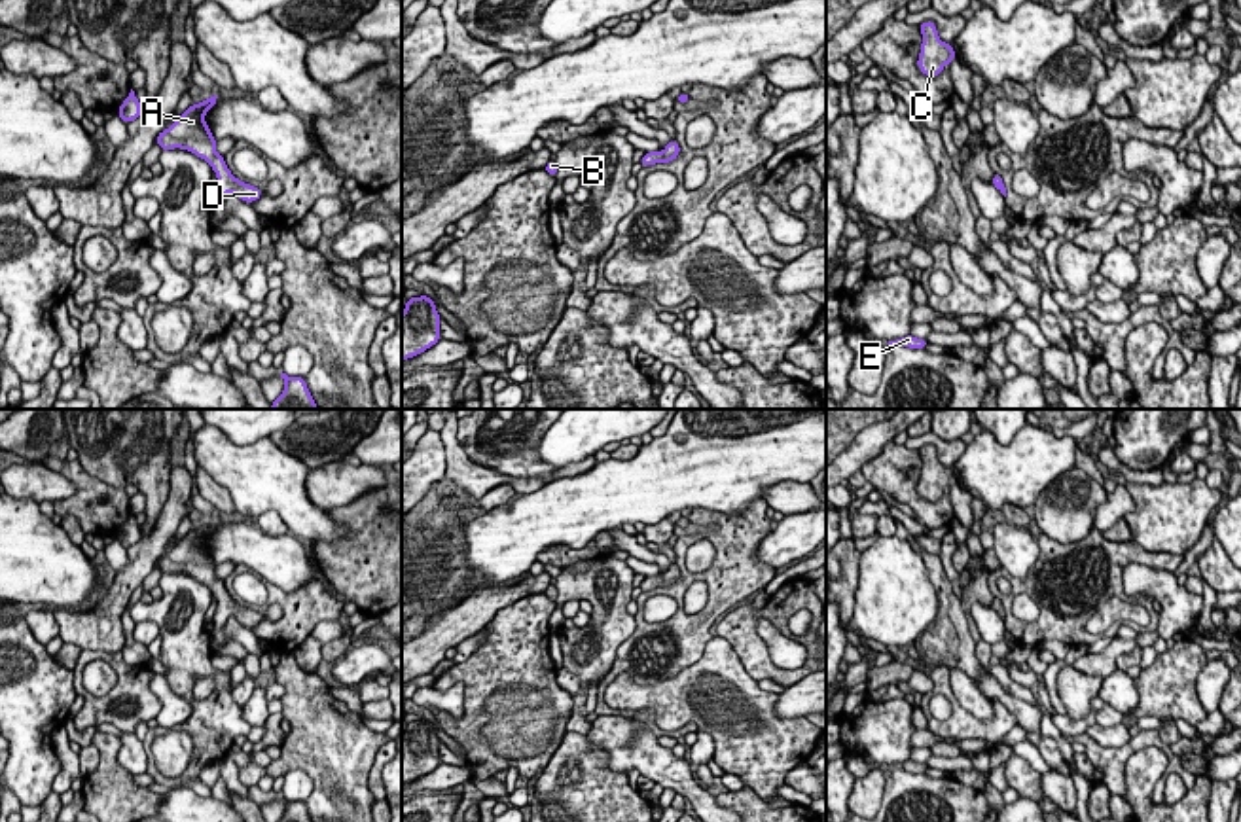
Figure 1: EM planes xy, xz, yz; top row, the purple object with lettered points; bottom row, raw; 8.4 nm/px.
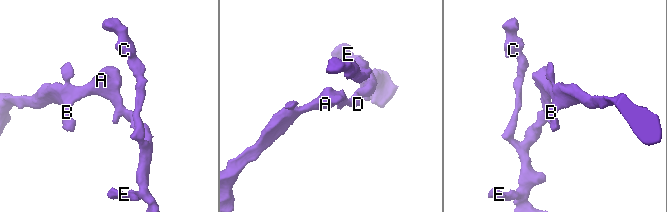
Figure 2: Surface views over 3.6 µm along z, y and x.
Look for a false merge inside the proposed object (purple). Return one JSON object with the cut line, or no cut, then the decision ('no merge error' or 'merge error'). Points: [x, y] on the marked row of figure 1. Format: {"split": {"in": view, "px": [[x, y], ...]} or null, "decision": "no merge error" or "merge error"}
{"split": null, "decision": "no merge error"}

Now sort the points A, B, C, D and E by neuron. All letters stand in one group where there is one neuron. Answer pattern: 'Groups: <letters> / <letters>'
Groups: A B C D E

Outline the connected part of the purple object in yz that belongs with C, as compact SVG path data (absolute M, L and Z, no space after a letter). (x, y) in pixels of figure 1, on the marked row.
M925 21L919 28L923 34L923 44L917 66L925 76L936 78L942 74L945 64L953 63L957 55L951 44L940 40L934 21Z

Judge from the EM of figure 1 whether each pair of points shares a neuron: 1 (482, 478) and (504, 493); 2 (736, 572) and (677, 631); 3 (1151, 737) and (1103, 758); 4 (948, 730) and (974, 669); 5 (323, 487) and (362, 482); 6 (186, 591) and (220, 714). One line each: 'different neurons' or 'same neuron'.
1: different neurons
2: same neuron
3: same neuron
4: different neurons
5: same neuron
6: same neuron

